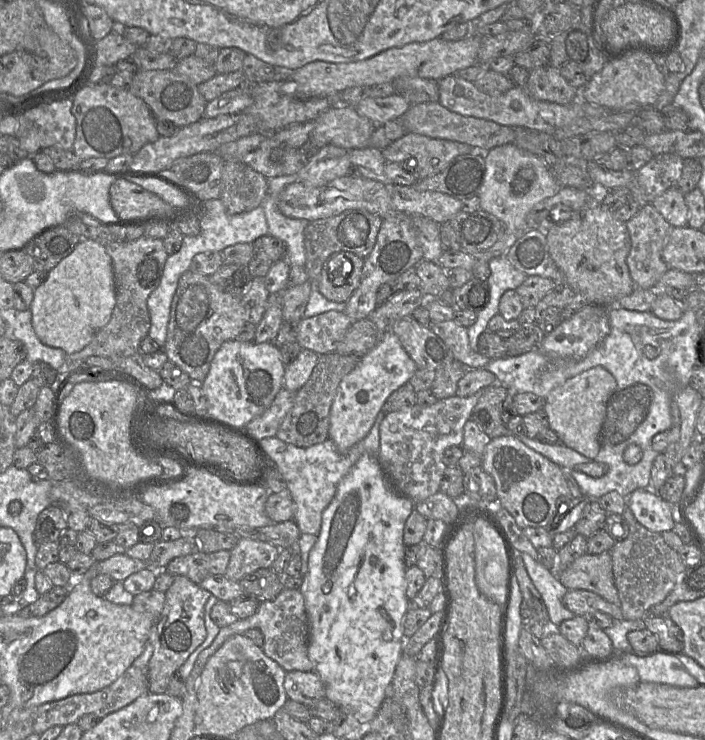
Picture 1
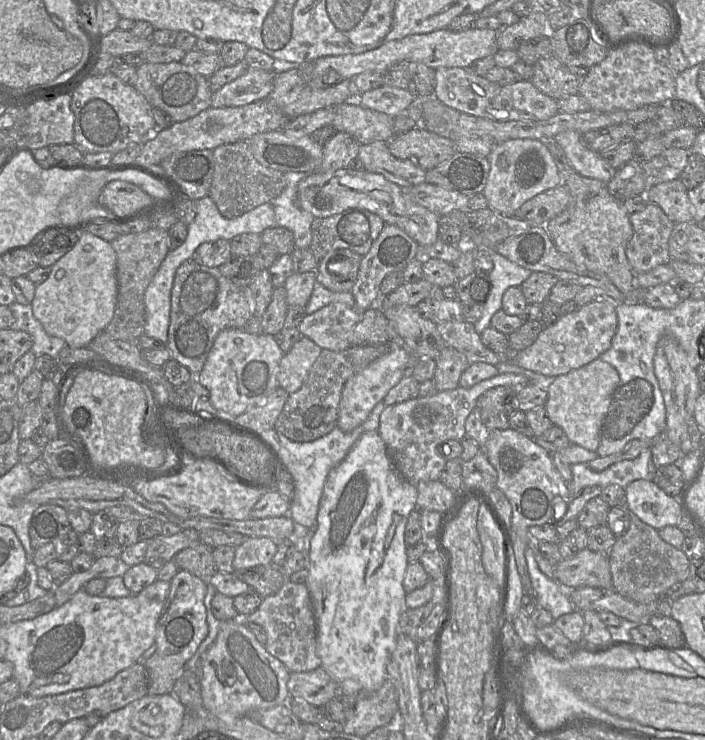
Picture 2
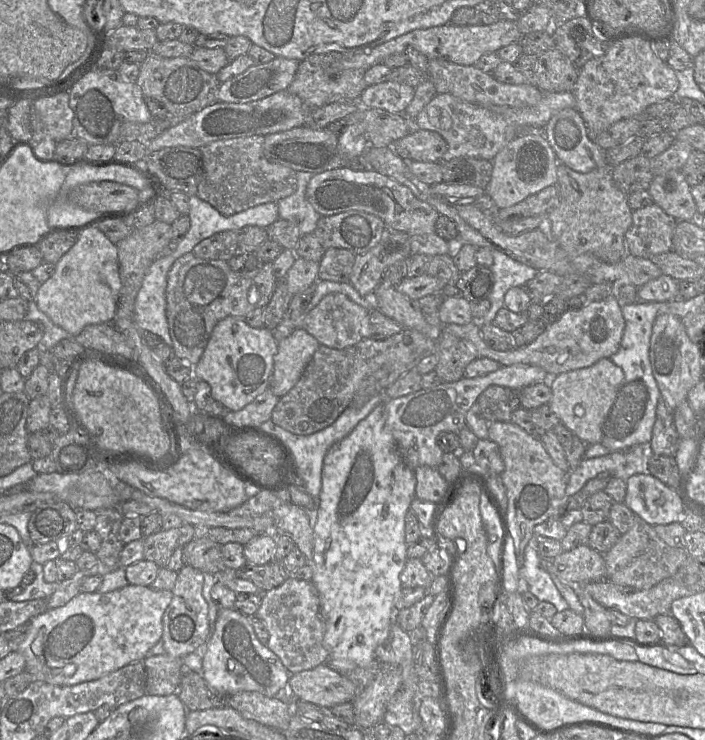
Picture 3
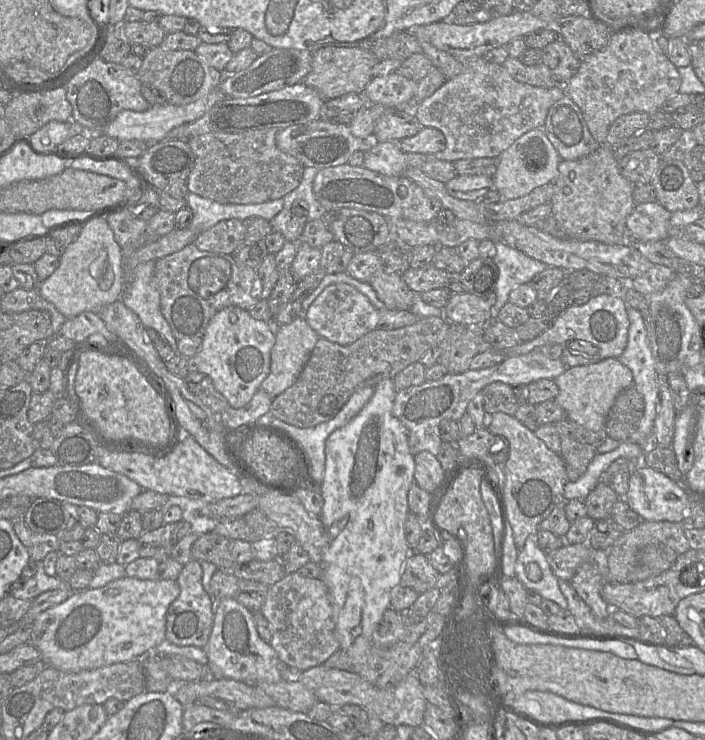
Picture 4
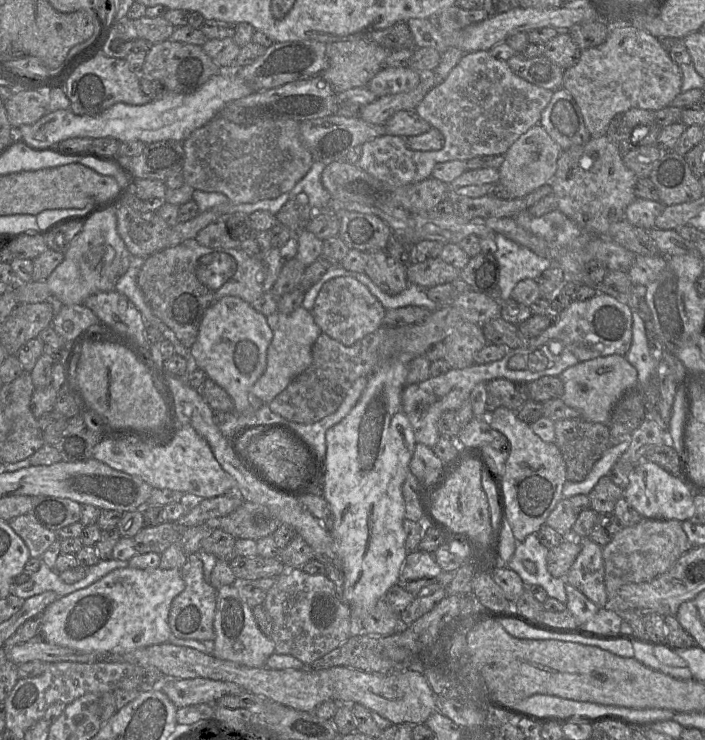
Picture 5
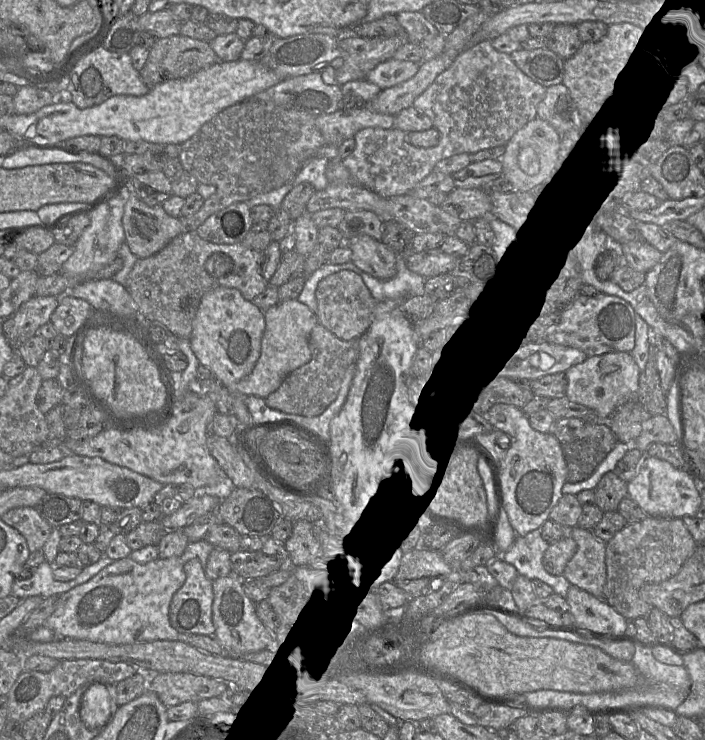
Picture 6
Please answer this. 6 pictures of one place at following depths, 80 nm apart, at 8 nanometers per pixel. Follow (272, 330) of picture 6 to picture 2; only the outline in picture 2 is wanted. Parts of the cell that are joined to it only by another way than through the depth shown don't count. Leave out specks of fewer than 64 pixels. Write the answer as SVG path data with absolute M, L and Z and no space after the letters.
M302 336L281 358L278 386L289 394L299 390L321 351L322 348L312 340Z

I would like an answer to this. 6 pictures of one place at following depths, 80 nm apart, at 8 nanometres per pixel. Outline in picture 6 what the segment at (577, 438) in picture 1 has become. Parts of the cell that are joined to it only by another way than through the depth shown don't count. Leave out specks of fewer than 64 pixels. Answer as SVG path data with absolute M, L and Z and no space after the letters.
M608 352L590 356L565 372L567 379L565 396L572 402L594 410L600 419L607 419L619 407L635 399L640 373L637 363L628 352Z

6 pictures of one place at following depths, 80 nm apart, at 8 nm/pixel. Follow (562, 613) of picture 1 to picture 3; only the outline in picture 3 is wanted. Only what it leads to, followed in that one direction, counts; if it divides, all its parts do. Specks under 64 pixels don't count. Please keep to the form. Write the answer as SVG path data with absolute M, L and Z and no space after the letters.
M535 535L525 549L525 560L521 569L521 577L527 582L528 590L539 601L553 604L558 612L569 609L567 601L560 594L550 574L542 567L542 557L538 552Z

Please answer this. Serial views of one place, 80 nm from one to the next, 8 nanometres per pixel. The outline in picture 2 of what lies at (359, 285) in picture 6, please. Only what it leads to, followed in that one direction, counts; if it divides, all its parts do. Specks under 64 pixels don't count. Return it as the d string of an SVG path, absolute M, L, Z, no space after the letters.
M332 302L305 315L299 331L320 348L341 352L351 347L351 335L361 320L362 311L341 302Z

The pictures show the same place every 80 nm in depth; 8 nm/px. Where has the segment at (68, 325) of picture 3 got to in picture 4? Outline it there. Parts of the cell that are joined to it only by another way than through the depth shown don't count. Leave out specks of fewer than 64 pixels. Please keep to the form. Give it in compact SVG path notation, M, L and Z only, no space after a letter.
M106 217L96 218L81 228L77 239L68 246L60 257L58 268L41 282L39 294L44 300L52 303L65 318L72 318L84 311L99 313L103 307L121 299L123 290L122 248L115 241L114 233Z

